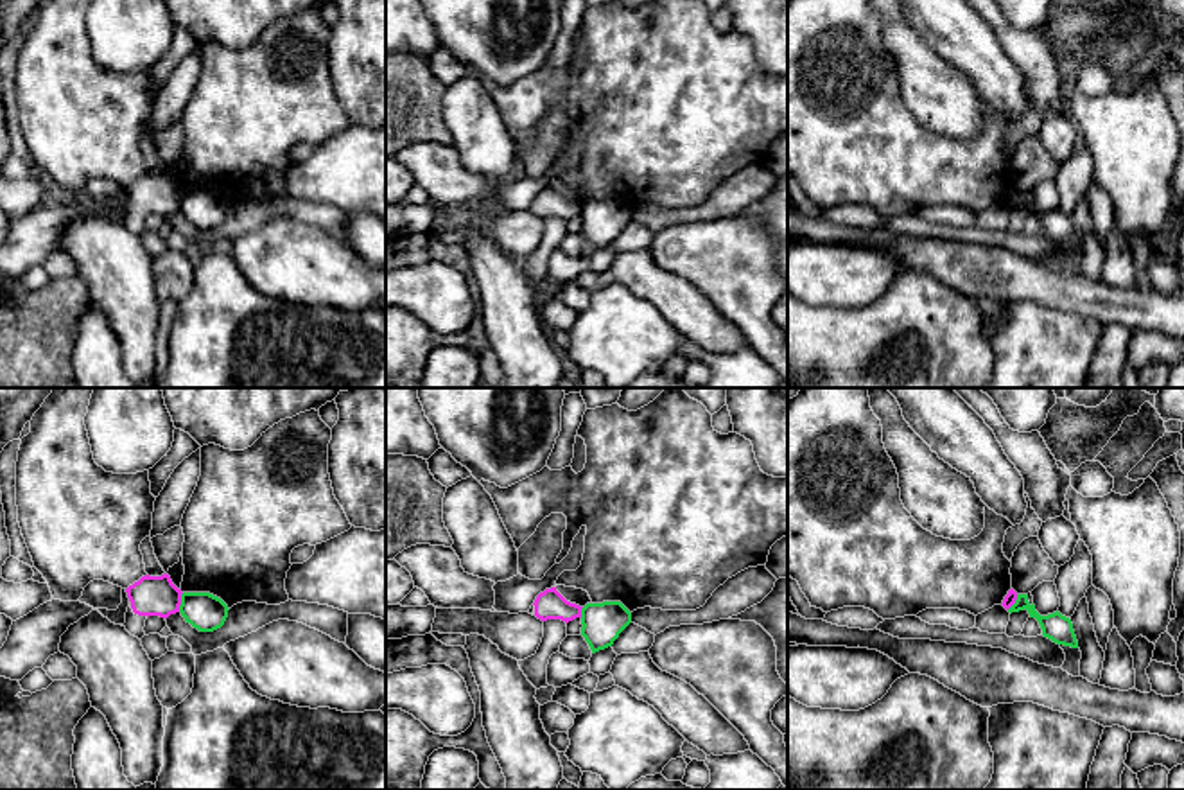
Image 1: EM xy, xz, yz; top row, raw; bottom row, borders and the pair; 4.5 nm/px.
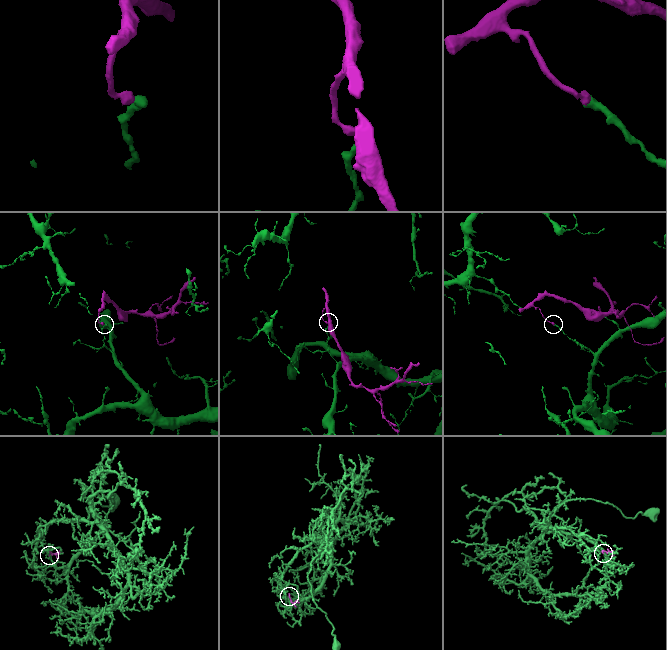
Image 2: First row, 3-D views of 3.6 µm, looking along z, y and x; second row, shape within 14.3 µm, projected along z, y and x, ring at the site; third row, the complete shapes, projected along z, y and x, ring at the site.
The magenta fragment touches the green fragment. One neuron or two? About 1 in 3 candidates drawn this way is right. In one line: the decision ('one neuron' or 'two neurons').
two neurons

